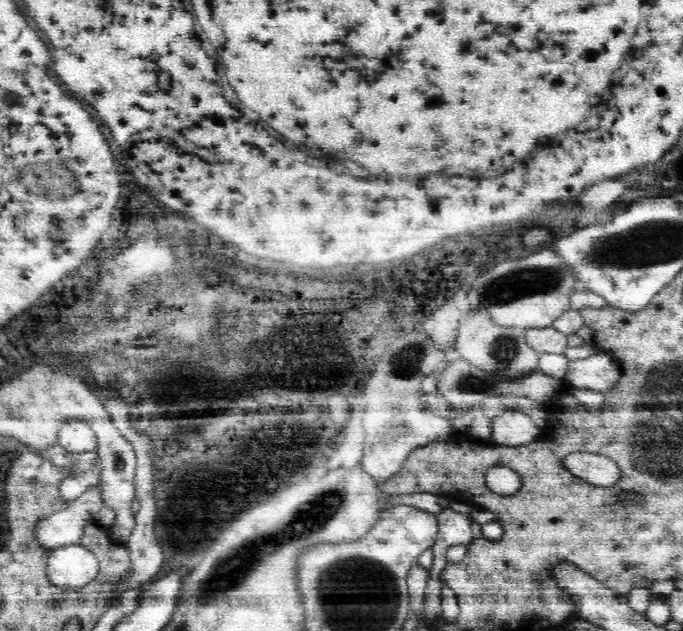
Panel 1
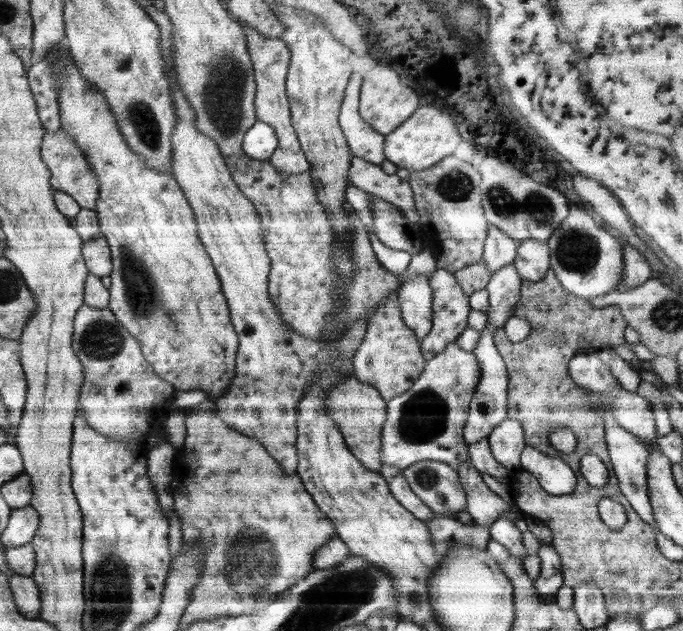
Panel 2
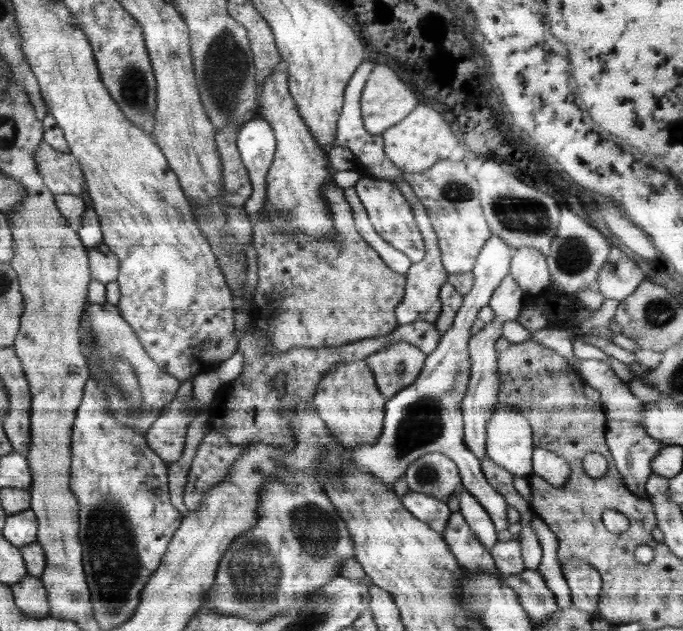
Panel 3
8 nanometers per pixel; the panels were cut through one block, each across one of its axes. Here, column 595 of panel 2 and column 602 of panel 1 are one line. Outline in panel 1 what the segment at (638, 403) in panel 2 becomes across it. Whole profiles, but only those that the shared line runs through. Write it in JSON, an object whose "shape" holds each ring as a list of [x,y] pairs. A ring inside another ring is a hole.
{"shape":[[[601,352],[589,358],[568,361],[564,383],[568,388],[592,389],[604,392],[612,388],[622,376],[620,363],[608,353]]]}

